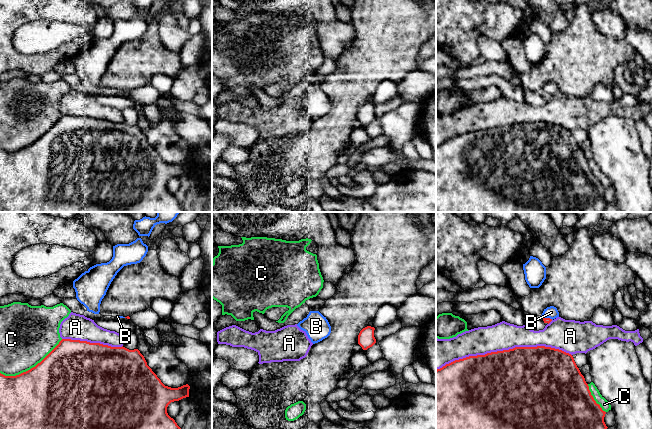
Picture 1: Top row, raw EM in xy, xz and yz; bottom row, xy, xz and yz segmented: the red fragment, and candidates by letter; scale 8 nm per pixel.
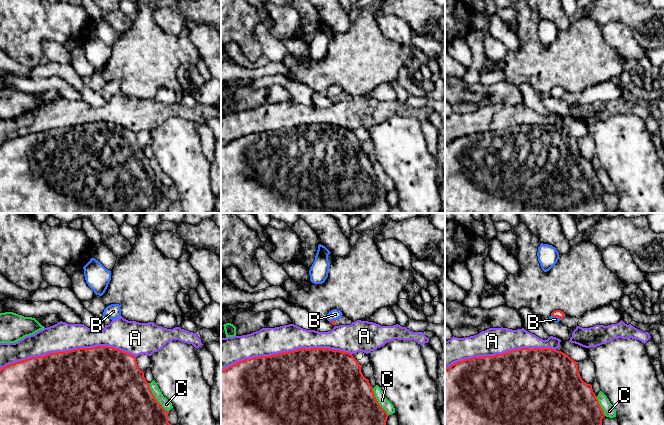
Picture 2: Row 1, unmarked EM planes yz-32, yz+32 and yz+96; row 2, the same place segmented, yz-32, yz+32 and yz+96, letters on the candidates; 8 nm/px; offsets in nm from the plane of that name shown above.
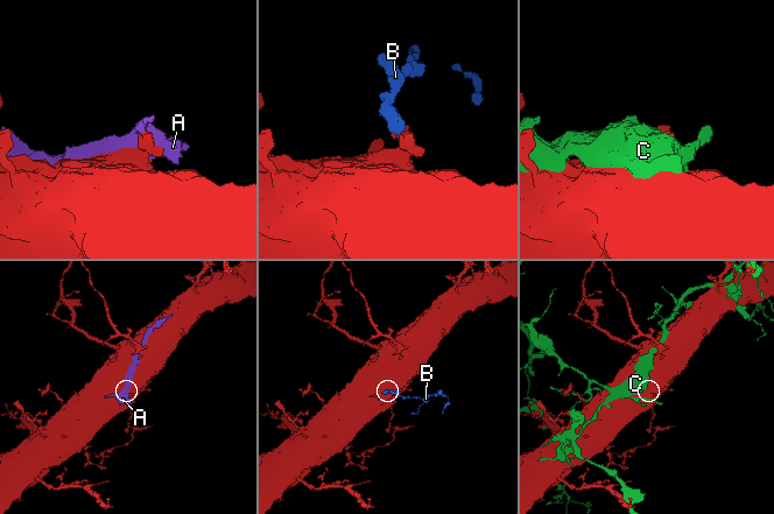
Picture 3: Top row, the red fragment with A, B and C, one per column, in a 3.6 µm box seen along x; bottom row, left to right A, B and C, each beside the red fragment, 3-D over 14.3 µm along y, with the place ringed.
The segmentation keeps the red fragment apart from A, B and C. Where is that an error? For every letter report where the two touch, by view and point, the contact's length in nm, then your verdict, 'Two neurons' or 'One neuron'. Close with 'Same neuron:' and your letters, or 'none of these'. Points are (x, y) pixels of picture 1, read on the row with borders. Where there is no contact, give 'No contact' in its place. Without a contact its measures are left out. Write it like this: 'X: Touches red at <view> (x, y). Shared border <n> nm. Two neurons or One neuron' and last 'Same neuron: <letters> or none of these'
A: Touches red at yz (503, 350). Shared border 1100 nm. Two neurons
B: Touches red at yz (547, 318). Shared border 90 nm. One neuron
C: Touches red at xy (31, 368). Shared border 550 nm. Two neurons
Same neuron: B

